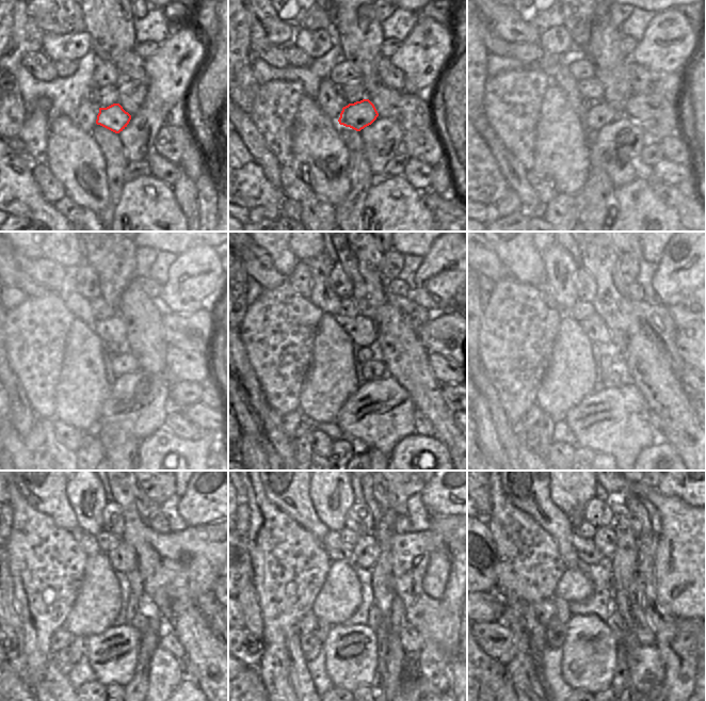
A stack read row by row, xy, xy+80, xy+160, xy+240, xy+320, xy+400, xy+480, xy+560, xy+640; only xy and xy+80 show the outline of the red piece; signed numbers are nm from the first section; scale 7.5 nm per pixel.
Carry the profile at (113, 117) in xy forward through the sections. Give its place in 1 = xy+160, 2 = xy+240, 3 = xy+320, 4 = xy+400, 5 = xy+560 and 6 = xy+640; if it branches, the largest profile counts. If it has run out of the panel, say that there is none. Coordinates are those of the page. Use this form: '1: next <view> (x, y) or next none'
1: next xy+160 (600, 114)
2: next xy+240 (125, 362)
3: next xy+320 (372, 370)
4: next xy+400 (613, 379)
5: next xy+560 (382, 635)
6: next xy+640 (620, 682)

